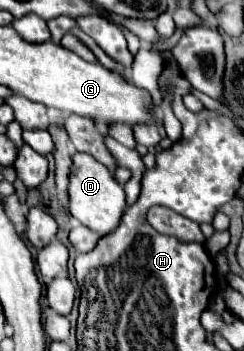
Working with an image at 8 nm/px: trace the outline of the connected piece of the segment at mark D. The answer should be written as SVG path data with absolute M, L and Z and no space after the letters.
M75 154L73 164L71 164L71 174L69 174L69 212L75 220L85 224L89 230L95 230L99 236L111 234L117 226L119 220L127 208L125 204L125 192L119 186L119 182L113 178L111 170L99 164L93 156L87 154Z

